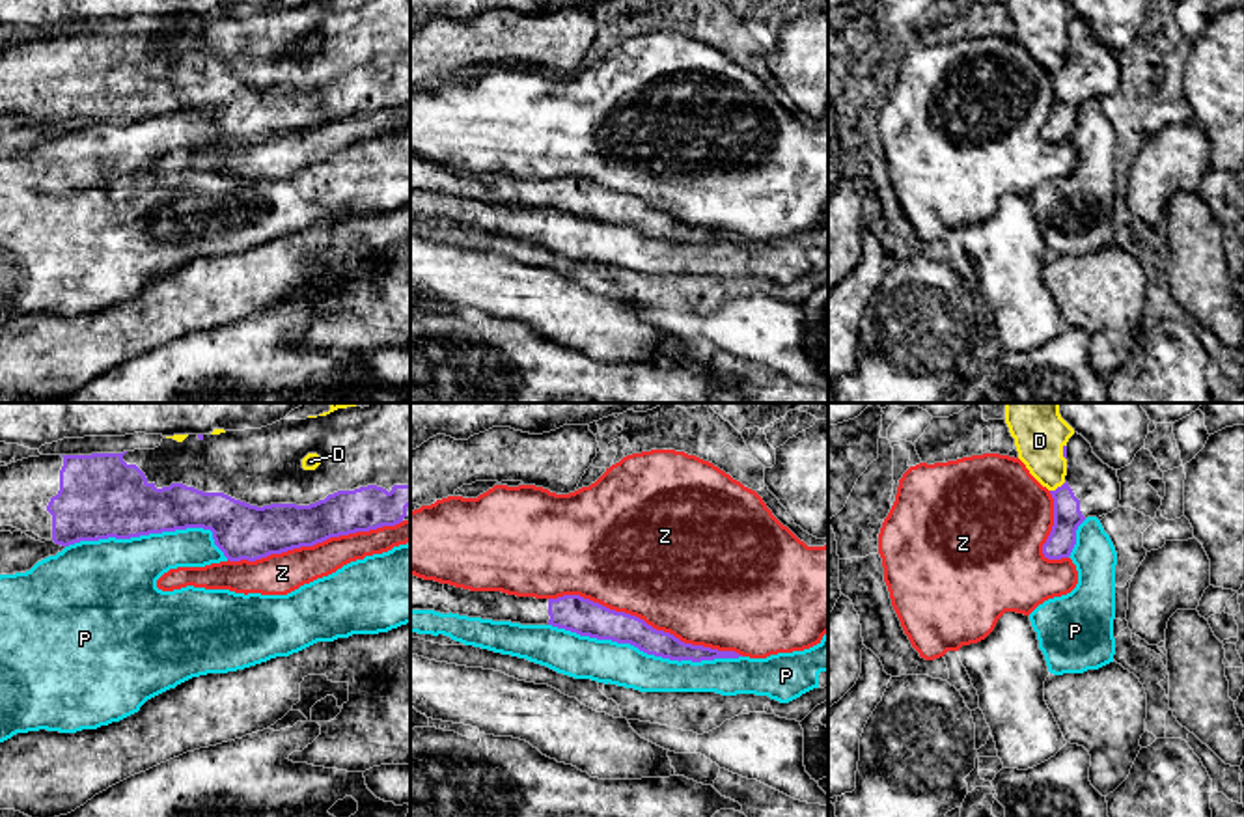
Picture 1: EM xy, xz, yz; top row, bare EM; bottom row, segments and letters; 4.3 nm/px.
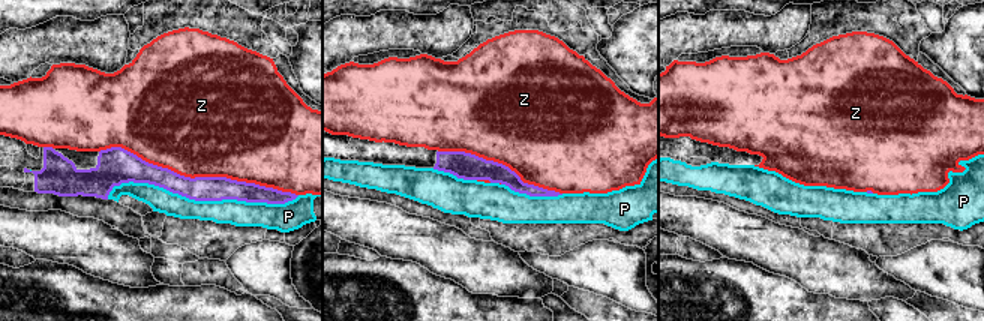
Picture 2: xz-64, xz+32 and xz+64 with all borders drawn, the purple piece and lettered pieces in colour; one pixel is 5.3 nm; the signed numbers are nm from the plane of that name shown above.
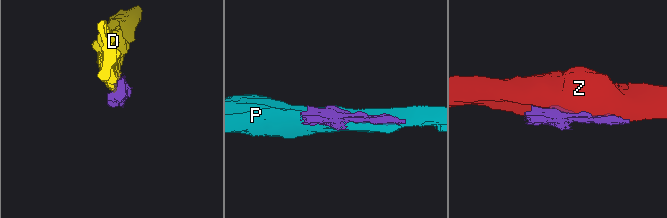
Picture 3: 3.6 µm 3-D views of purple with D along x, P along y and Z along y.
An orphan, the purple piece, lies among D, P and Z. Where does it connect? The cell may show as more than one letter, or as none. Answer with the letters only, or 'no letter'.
no letter

